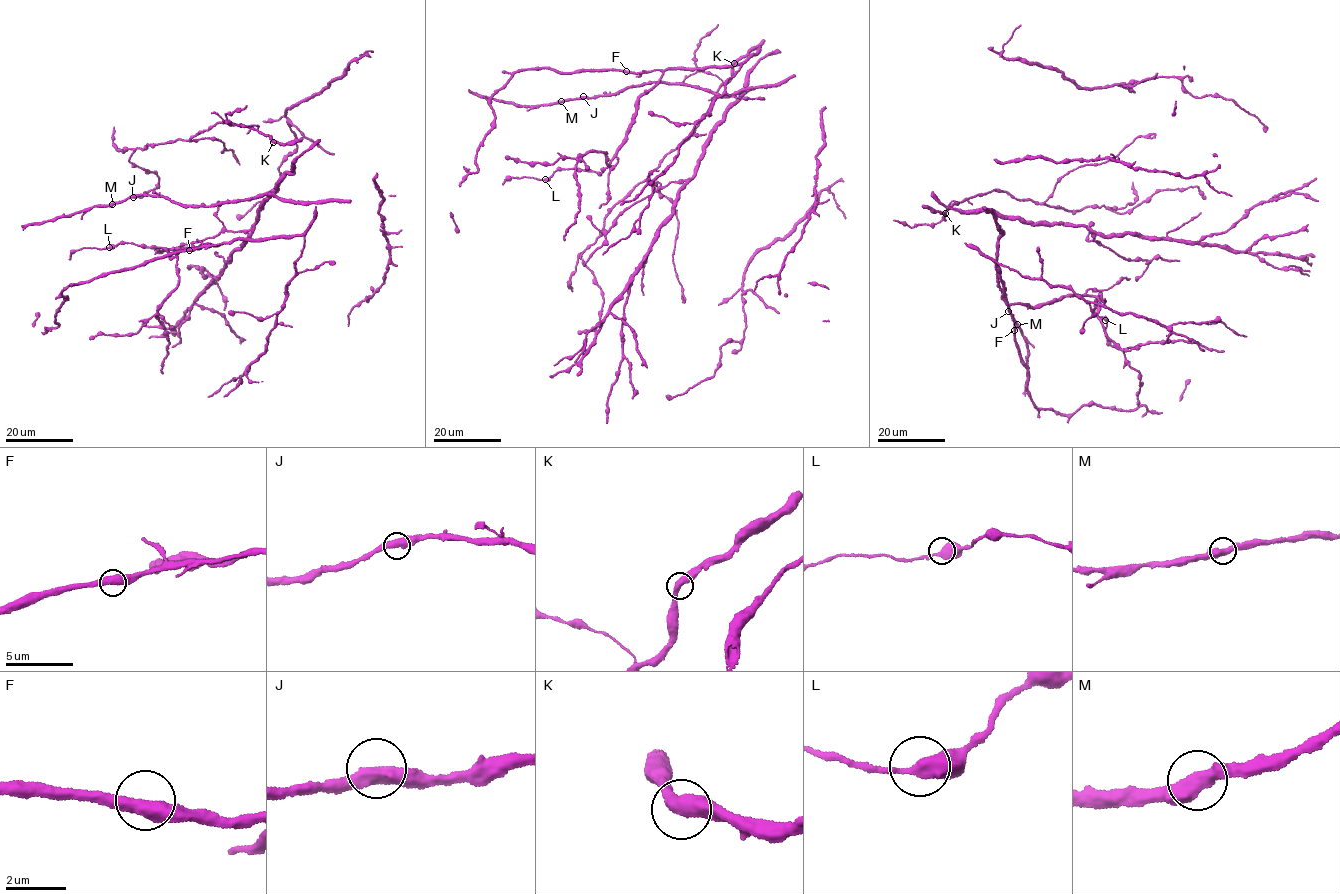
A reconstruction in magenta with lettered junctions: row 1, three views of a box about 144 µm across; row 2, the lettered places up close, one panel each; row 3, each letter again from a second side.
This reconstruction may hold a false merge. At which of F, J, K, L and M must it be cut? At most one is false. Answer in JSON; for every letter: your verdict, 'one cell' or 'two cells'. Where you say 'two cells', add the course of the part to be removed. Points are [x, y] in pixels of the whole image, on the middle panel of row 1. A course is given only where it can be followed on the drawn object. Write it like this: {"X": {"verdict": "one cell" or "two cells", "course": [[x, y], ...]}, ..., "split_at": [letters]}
{"F": {"verdict": "one cell"}, "J": {"verdict": "one cell"}, "K": {"verdict": "one cell"}, "L": {"verdict": "one cell"}, "M": {"verdict": "one cell"}, "split_at": []}

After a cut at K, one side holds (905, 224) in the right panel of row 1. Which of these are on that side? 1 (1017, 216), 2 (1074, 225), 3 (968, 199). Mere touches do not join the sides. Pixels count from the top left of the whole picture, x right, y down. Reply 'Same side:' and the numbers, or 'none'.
Same side: 3

